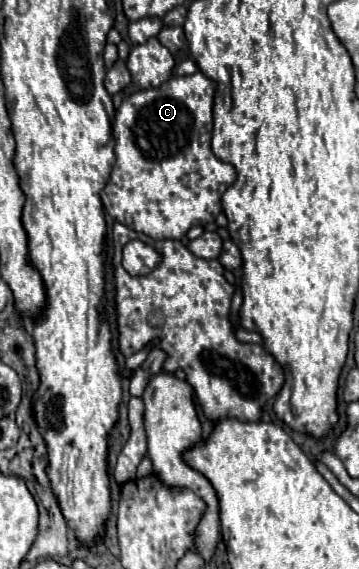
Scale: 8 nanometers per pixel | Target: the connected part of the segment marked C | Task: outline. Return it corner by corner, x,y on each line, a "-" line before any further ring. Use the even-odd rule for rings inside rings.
201,71
193,73
193,75
185,75
185,77
179,77
179,75
173,75
169,81
165,81
161,87
157,89
143,89
143,91
137,91
133,95
129,95
121,107
117,109
117,115
115,115
115,123
113,123
113,135
115,135
115,155
117,155
117,163
111,171
111,177
105,185
105,189
101,191
101,201
107,209
107,213
127,225
129,229
137,231
137,233
145,233
153,239
181,239
183,235
187,235
187,231
193,227
193,225
205,225
209,221
215,221
215,217
221,213
221,197
223,193
233,185
235,181
235,167
231,163
225,163
221,159
215,157
215,153
211,151
211,129
213,129
213,93
215,93
215,83
211,79
207,79
205,75
201,75

